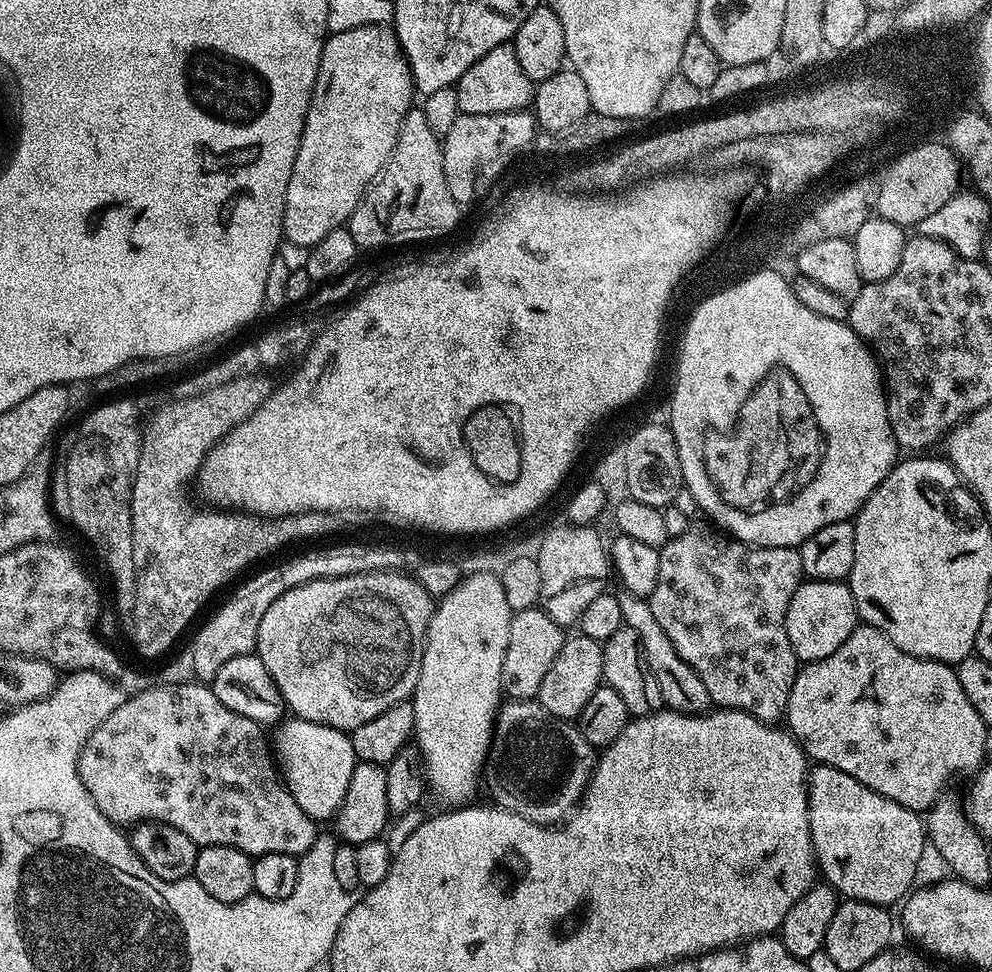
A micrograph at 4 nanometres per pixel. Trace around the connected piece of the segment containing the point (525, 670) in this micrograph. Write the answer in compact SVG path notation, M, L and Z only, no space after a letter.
M537 606L514 612L510 622L510 642L506 642L506 658L502 658L500 687L503 695L514 700L536 700L538 690L542 690L546 673L550 670L554 658L558 658L558 650L562 650L565 639L565 629L558 622L554 622L554 618L550 618L550 614L546 614L543 608Z

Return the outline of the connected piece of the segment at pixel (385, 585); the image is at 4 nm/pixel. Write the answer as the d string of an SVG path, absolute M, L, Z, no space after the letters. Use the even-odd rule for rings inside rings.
M400 570L380 572L364 572L353 576L334 576L331 578L311 580L296 588L288 589L278 597L270 610L262 618L258 626L258 642L255 655L262 658L262 666L270 670L270 678L278 686L282 694L287 711L293 717L328 724L331 728L341 728L343 732L351 733L353 728L362 726L362 722L370 722L370 718L378 718L382 710L390 710L398 702L409 699L418 686L418 678L422 670L422 654L424 653L424 640L428 636L428 623L434 611L434 598L421 586L419 579L403 576Z

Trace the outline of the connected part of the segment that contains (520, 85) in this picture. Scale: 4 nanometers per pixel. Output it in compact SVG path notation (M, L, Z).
M509 42L494 46L490 54L482 54L466 74L455 85L458 106L466 114L502 114L522 112L532 103L534 82L526 78L526 70L518 63L515 43Z

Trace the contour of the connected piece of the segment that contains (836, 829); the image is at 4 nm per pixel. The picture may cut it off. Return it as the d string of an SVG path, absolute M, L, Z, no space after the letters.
M816 764L808 774L808 825L819 875L841 897L893 906L899 905L913 891L918 858L926 841L921 813L898 806L898 802L870 790L870 786L862 786L858 778L850 778L850 774L834 766Z

